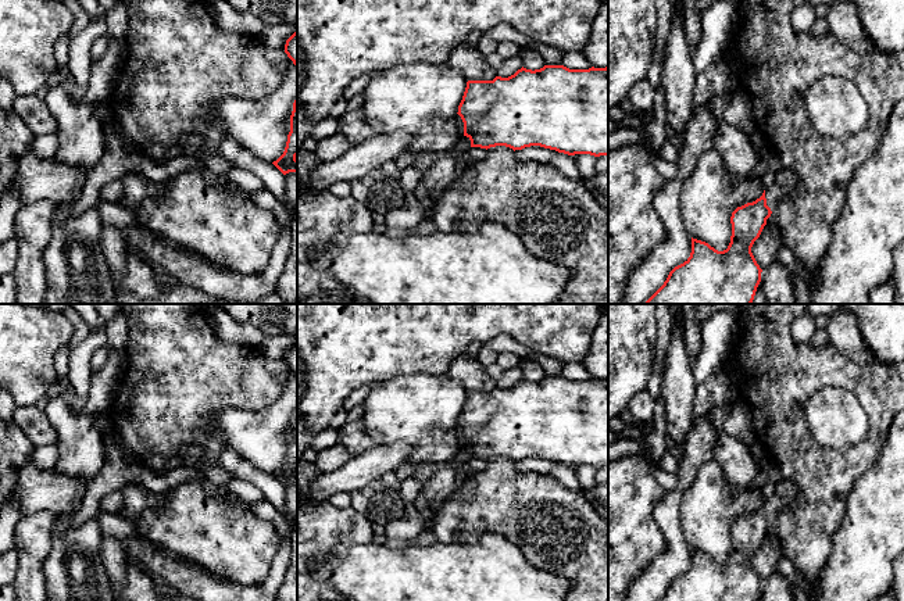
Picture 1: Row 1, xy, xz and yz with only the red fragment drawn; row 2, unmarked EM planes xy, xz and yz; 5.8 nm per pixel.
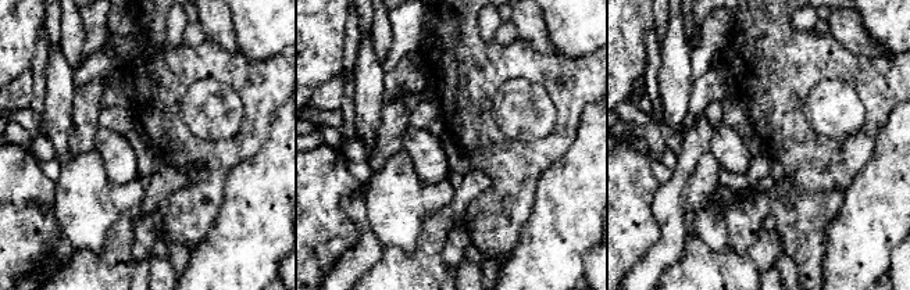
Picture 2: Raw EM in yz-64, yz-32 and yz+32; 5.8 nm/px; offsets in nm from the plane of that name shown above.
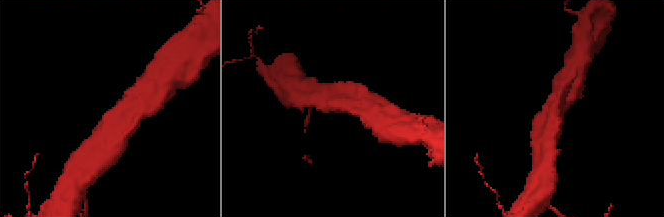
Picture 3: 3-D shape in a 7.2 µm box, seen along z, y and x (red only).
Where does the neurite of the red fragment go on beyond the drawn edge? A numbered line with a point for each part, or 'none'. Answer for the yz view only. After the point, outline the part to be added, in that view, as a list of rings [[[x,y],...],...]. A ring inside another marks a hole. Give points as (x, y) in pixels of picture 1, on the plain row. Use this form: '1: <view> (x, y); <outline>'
1: yz (785, 492); [[[787,479],[775,486],[775,493],[765,500],[767,516],[773,523],[776,512],[786,507],[798,494],[798,487]]]

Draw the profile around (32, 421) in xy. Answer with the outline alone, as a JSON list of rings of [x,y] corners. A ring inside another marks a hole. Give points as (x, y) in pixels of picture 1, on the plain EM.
[[[44,405],[17,407],[12,423],[28,437],[35,448],[56,444],[58,433],[46,415]]]

